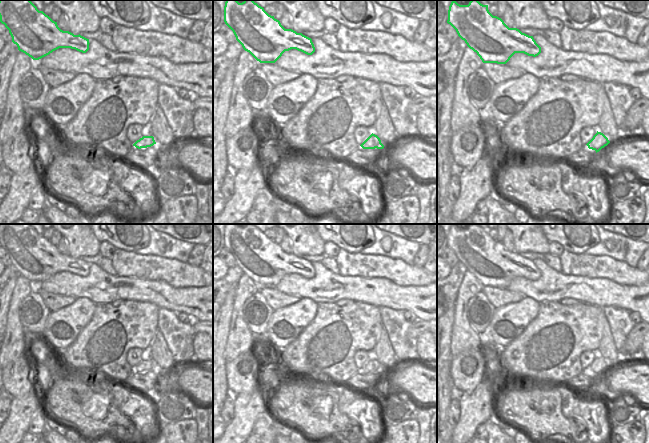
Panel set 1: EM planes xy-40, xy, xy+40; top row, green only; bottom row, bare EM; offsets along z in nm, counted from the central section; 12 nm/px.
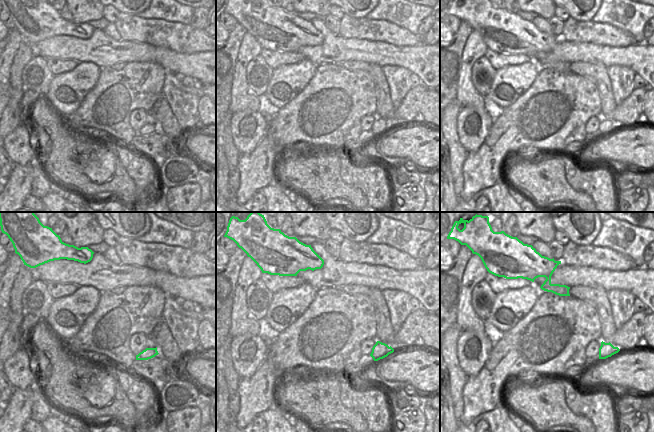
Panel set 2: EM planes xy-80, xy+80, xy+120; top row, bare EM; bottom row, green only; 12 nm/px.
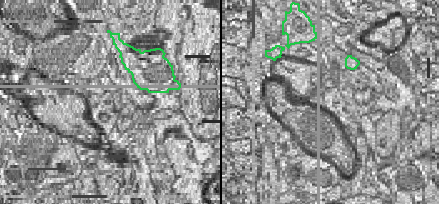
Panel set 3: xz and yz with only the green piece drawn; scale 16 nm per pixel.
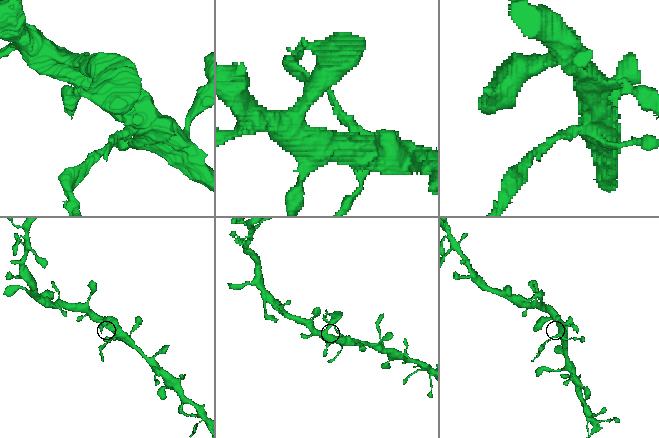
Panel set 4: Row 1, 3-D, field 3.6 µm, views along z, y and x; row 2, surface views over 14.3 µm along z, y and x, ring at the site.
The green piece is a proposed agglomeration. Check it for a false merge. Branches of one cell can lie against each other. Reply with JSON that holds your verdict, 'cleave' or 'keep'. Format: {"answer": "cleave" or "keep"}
{"answer": "cleave"}

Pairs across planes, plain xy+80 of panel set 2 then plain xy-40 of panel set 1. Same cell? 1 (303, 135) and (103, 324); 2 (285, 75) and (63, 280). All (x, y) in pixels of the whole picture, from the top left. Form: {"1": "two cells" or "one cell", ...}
{"1": "one cell", "2": "two cells"}

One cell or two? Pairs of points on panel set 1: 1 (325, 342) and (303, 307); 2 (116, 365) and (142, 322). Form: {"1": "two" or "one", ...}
{"1": "two", "2": "one"}

